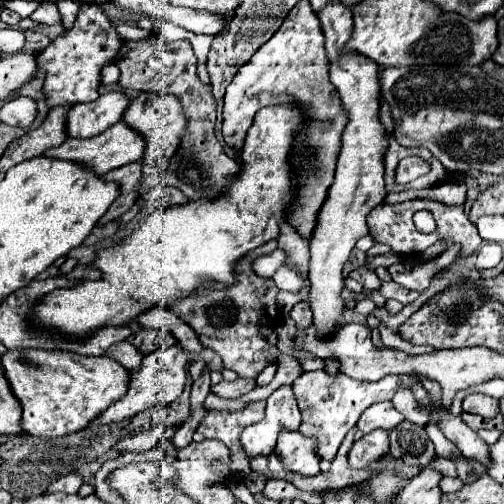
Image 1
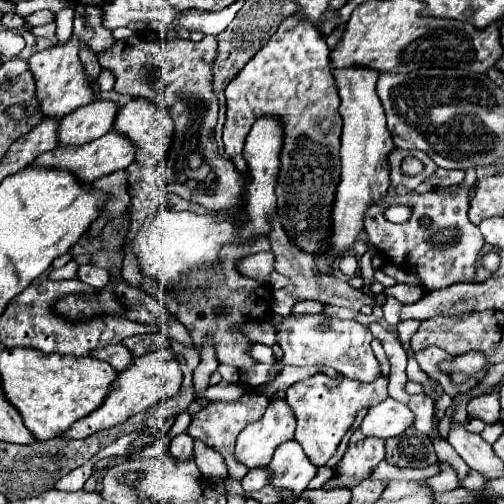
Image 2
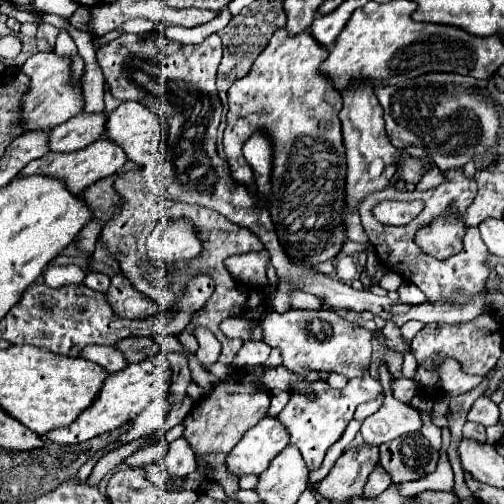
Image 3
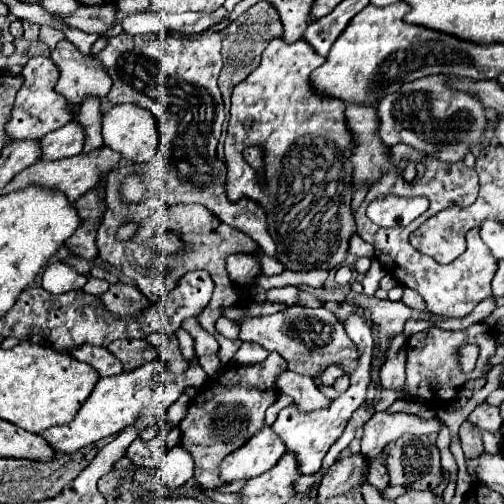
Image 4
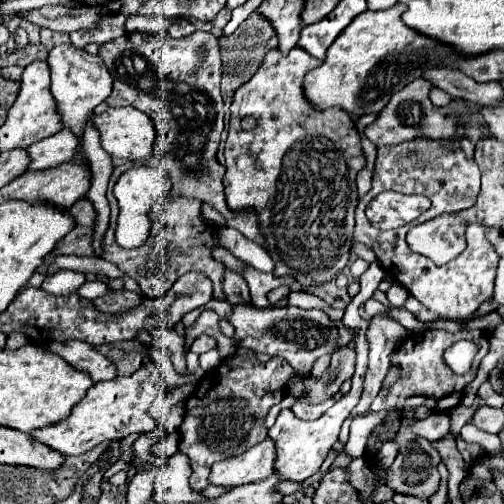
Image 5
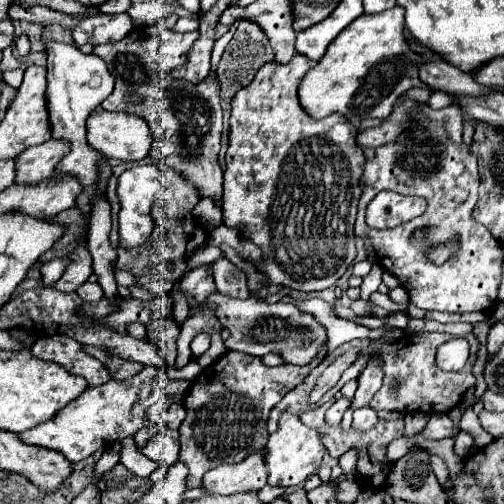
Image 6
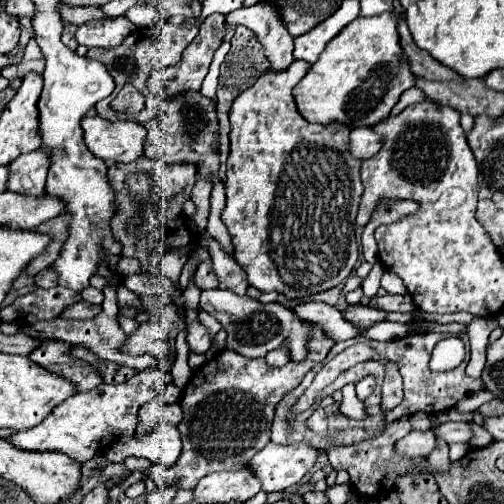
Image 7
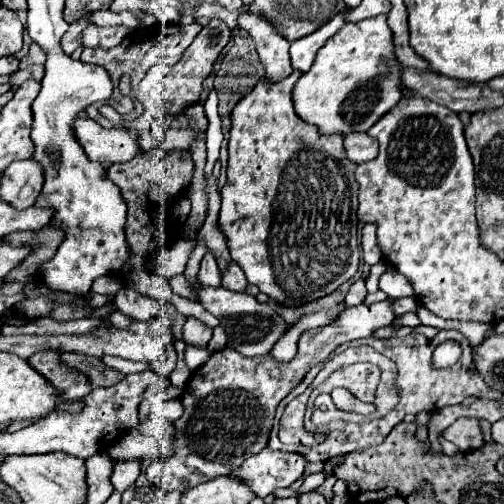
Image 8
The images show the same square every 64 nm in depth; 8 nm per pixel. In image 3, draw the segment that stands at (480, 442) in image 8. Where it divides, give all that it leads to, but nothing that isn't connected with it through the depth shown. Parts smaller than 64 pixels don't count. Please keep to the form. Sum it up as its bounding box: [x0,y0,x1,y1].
[362,363,422,446]

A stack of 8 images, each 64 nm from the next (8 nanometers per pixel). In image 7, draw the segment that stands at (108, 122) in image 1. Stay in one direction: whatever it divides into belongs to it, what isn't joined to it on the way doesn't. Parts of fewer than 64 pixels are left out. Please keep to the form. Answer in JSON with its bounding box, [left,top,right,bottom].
[6,148,48,196]

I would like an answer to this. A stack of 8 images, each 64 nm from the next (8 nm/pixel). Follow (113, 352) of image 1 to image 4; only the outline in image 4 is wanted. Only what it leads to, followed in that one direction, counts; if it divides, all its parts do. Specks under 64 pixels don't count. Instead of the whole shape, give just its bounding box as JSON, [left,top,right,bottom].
[68,344,122,378]

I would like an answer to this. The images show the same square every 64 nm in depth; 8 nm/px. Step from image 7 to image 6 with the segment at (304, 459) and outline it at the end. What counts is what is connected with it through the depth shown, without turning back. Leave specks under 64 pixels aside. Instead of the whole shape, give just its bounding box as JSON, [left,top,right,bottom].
[264,412,324,486]

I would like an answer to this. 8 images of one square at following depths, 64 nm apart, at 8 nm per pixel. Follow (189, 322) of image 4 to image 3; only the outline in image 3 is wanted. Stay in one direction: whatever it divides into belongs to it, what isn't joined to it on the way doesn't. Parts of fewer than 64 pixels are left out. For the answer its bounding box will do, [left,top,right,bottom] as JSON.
[194,327,220,364]

